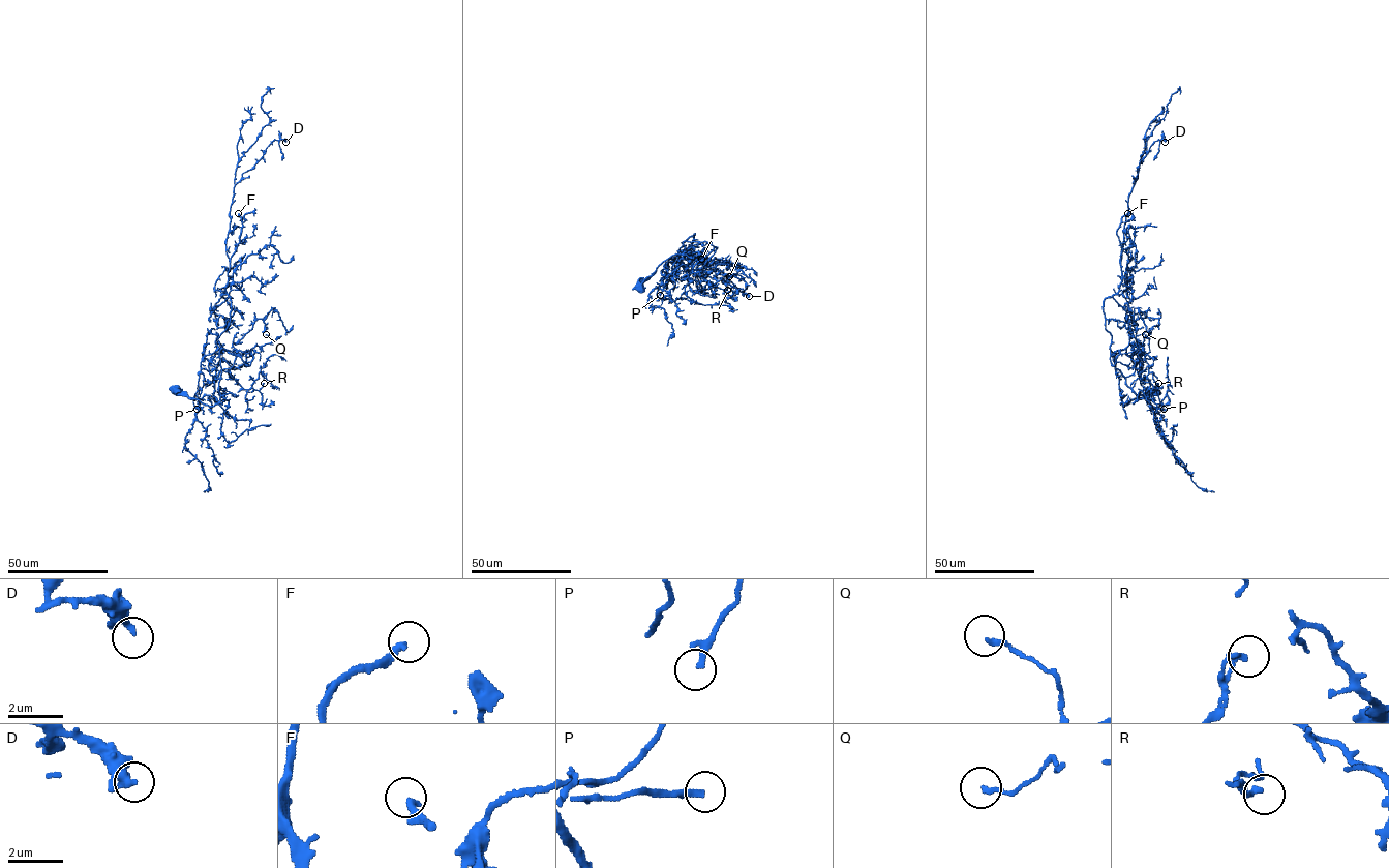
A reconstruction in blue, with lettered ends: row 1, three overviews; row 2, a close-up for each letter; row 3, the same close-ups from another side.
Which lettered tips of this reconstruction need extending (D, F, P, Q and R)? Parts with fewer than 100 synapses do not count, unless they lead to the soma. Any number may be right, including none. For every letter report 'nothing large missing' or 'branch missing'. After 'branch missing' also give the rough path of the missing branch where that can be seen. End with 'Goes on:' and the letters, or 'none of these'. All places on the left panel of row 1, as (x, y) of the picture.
D: nothing large missing
F: branch missing; course (238, 213), (243, 198), (262, 188), (277, 203), (294, 207), (304, 222)
P: nothing large missing
Q: nothing large missing
R: nothing large missing
Goes on: F

